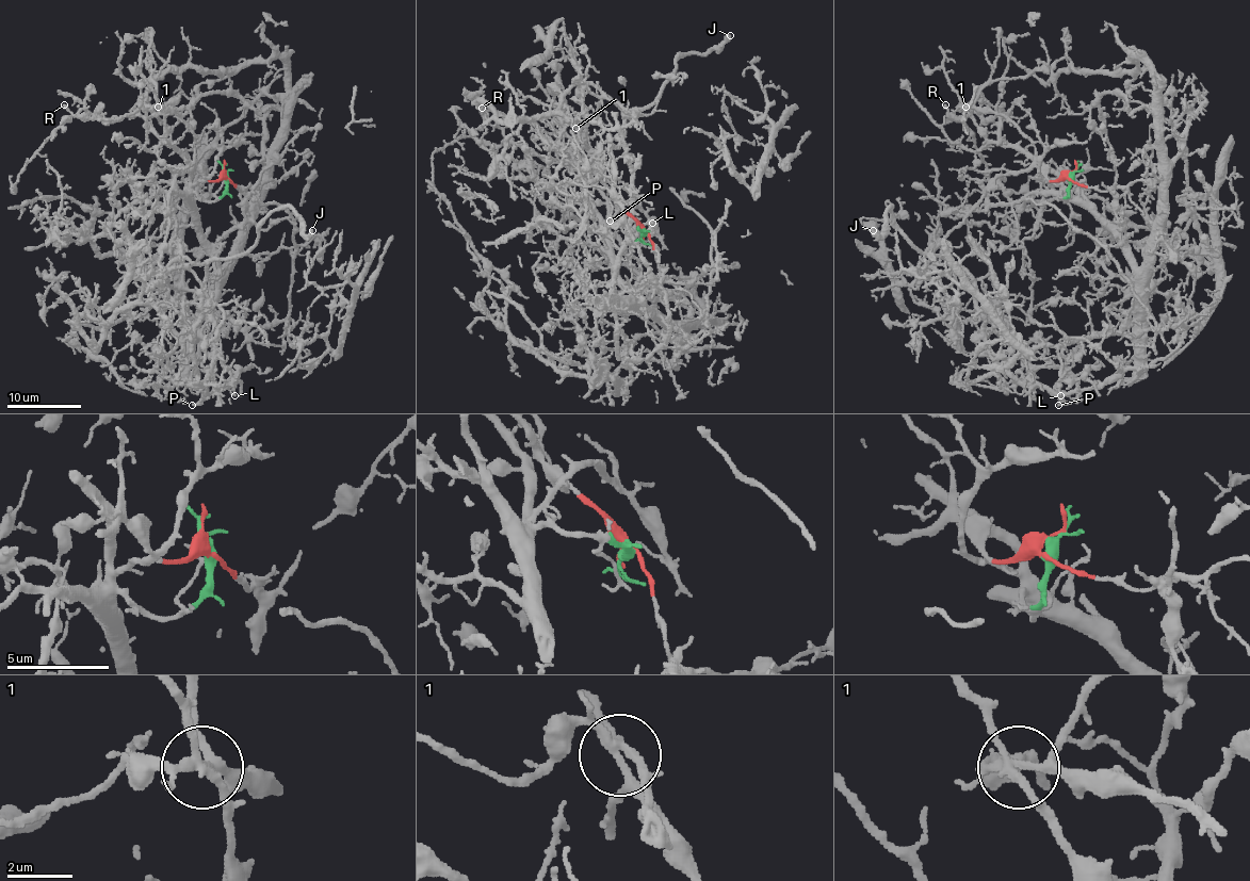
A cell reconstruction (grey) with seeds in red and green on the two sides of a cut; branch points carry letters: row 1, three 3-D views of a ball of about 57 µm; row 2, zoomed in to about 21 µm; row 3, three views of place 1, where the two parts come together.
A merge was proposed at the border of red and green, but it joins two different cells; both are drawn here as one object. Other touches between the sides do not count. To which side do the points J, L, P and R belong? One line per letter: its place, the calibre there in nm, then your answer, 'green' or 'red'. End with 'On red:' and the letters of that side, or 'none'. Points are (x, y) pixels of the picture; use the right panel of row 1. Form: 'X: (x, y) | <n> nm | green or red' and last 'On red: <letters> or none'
J: (873, 230) | 400 nm | red
L: (1060, 395) | 130 nm | green
P: (1058, 405) | 360 nm | red
R: (945, 104) | 200 nm | red
On red: J, P, R

